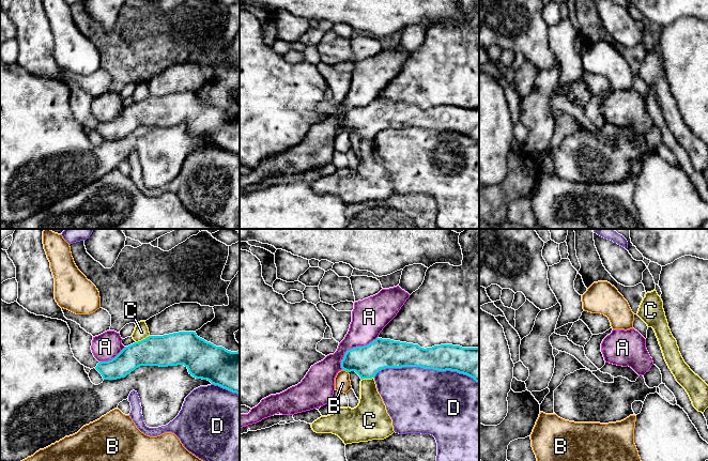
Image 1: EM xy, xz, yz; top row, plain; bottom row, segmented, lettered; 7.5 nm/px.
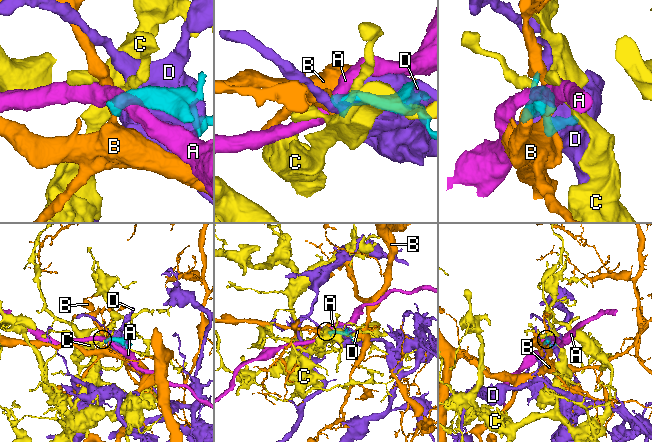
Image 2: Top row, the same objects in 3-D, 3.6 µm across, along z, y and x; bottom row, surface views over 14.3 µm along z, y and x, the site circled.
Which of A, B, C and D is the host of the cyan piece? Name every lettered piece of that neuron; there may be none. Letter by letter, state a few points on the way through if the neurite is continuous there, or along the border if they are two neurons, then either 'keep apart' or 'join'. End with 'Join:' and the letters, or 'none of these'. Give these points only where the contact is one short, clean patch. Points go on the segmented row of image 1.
A: border xz (376, 337), (366, 344), (349, 349), (341, 360), (341, 369); keep apart
B: border xz (342, 369), (348, 372); keep apart
C: border xy (149, 335), (136, 342); keep apart
D: keep apart
Join: none of these

